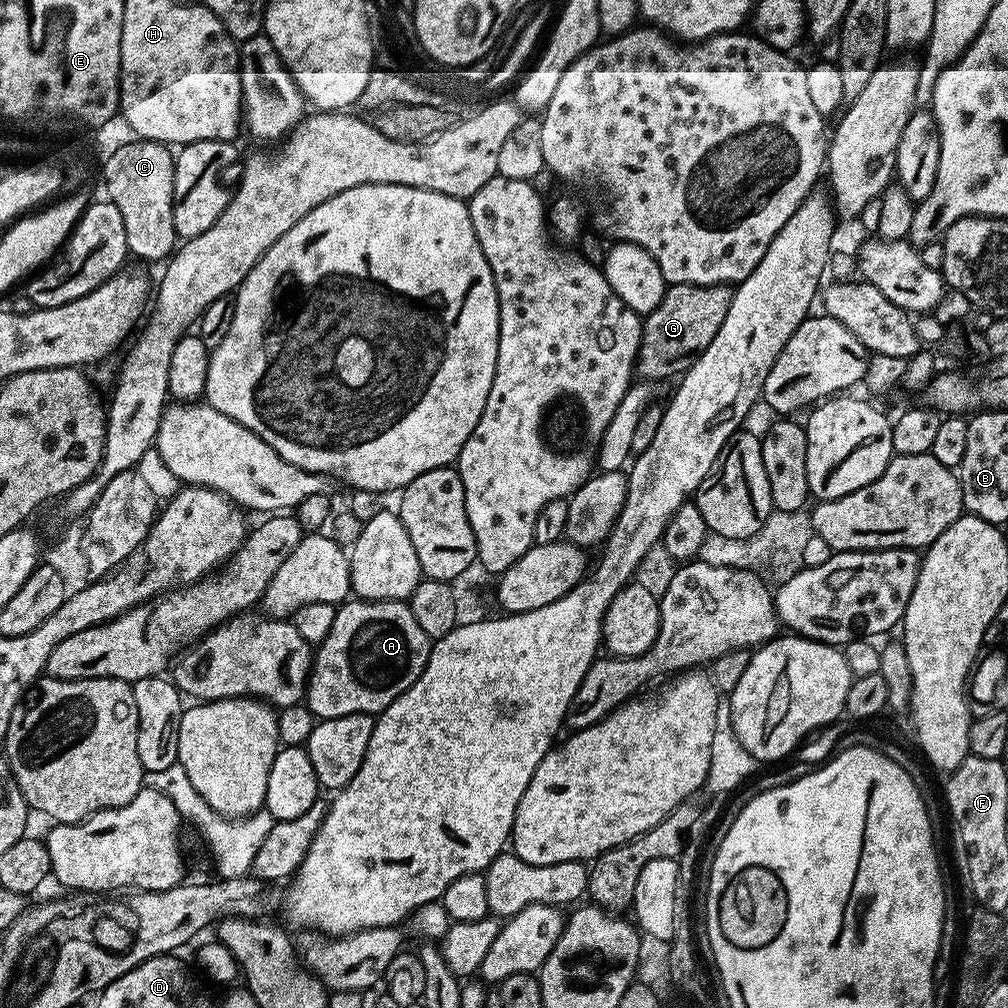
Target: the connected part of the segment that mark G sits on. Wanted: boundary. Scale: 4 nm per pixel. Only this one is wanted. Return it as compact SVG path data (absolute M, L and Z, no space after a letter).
M668 284L660 305L643 317L635 375L644 382L657 382L656 380L664 380L675 372L683 373L693 357L710 346L710 342L714 342L714 334L718 334L718 326L722 326L726 313L730 310L732 294L733 289L727 284Z

